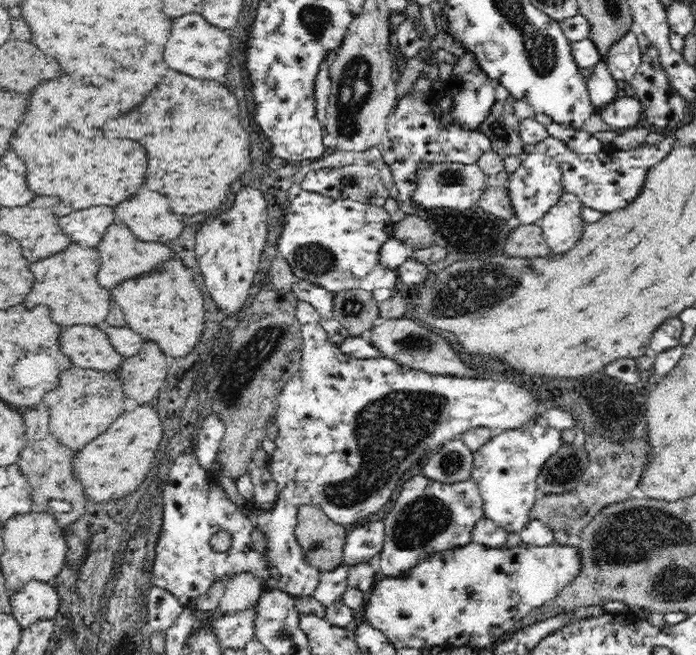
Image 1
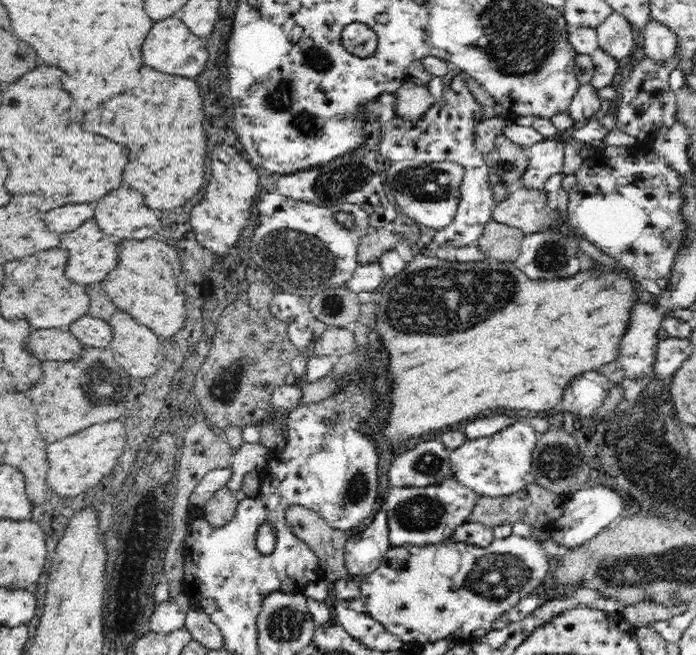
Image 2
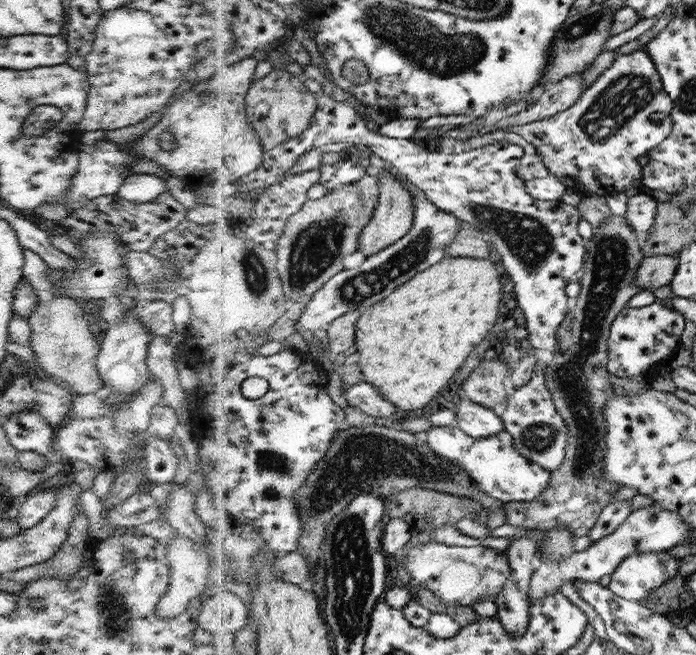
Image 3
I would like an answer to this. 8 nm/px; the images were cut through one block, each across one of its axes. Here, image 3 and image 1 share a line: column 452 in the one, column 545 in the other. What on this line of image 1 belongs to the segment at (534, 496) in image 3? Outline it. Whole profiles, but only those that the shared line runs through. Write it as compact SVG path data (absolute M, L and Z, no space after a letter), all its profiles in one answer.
M524 424L519 428L506 429L502 434L491 437L473 453L471 480L476 483L483 503L484 518L498 523L507 533L519 532L529 521L528 514L538 498L535 480L546 460L554 455L561 443L561 432L556 428L540 424Z

